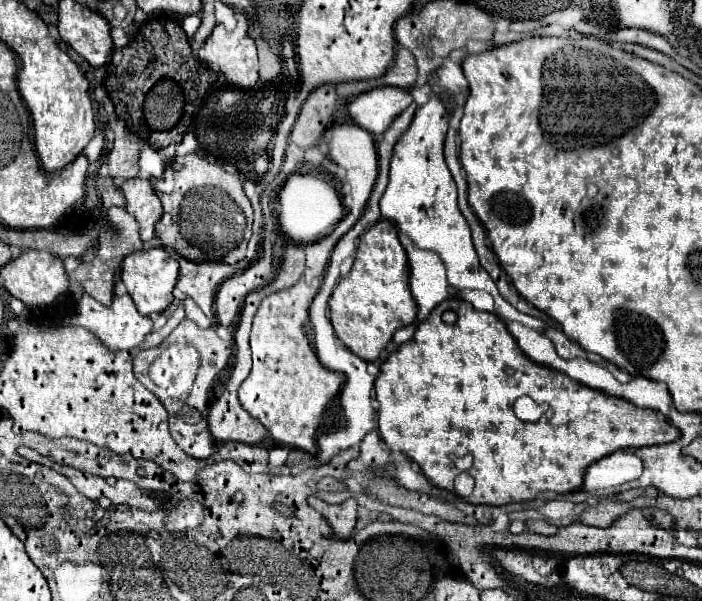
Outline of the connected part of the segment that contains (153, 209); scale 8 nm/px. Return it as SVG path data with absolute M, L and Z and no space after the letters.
M129 179L121 185L127 199L127 211L137 219L141 227L141 239L151 241L155 237L155 223L161 219L161 201L147 179Z

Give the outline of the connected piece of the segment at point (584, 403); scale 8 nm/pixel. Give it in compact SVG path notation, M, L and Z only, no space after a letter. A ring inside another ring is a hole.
M443 301L439 307L435 307L431 311L431 315L427 317L427 321L423 321L413 339L403 343L395 353L391 353L387 357L385 363L381 363L381 375L377 377L375 381L375 399L379 401L379 433L381 433L381 439L385 441L385 445L393 451L393 453L403 453L407 455L409 459L413 459L423 475L427 475L427 479L431 479L431 483L439 489L445 489L445 491L453 491L453 479L461 473L455 463L453 463L453 457L465 457L465 455L471 455L473 457L473 467L467 469L467 473L475 479L475 489L473 493L467 497L467 501L471 505L507 505L507 503L515 503L515 501L531 501L535 499L539 493L543 491L553 491L553 493L569 493L569 491L577 491L583 487L583 479L585 479L585 469L619 451L619 449L639 449L639 447L649 447L649 445L661 445L661 443L671 443L675 439L679 439L679 429L673 427L659 411L651 411L651 409L639 409L635 407L633 403L625 401L625 399L619 399L619 397L613 397L613 395L607 395L603 391L597 391L597 389L591 389L579 381L573 381L571 377L563 375L563 373L557 373L557 371L551 371L549 367L543 367L543 365L537 365L535 361L527 359L527 355L523 355L523 351L519 351L519 345L515 343L513 335L507 331L505 323L495 315L495 313L487 313L487 311L477 311L471 303L467 301L459 301L459 319L455 325L445 325L441 321L441 315L443 311L449 309L449 301ZM521 395L529 395L533 401L537 403L547 403L549 409L547 413L537 421L537 423L525 423L521 419L515 417L513 413L513 403L521 397Z

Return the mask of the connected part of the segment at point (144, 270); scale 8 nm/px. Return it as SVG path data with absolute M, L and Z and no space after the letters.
M153 247L149 251L131 253L123 261L121 281L125 283L125 289L131 295L137 311L141 315L151 315L151 313L163 313L167 309L167 305L173 301L171 291L175 287L177 275L179 275L179 263L177 263L175 255L163 247Z

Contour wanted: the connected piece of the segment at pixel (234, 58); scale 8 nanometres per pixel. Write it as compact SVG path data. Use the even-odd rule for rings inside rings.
M237 13L235 17L237 17L237 27L233 31L227 31L223 25L217 25L213 29L205 45L199 49L199 61L205 67L221 73L227 85L237 89L251 89L259 79L257 49L255 49L255 41L247 35L247 27L249 27L247 17L243 13Z

